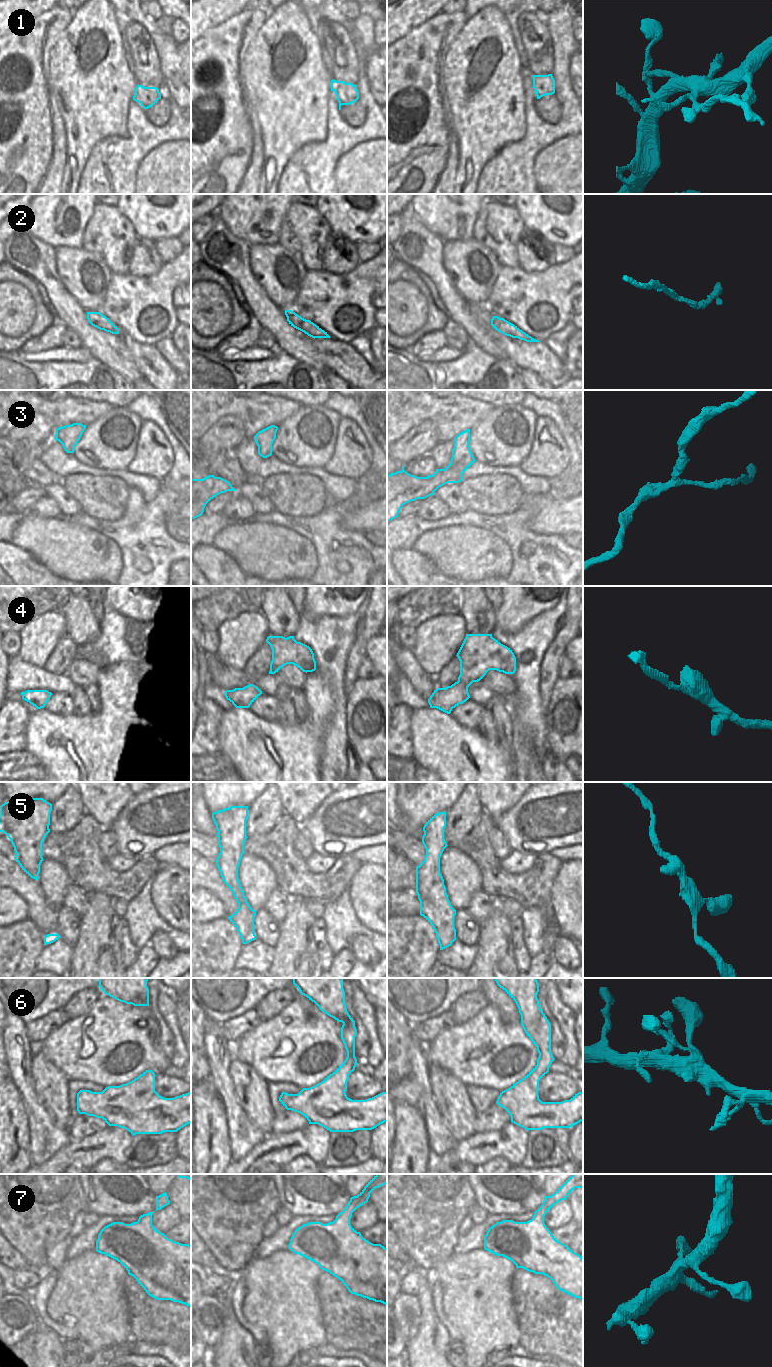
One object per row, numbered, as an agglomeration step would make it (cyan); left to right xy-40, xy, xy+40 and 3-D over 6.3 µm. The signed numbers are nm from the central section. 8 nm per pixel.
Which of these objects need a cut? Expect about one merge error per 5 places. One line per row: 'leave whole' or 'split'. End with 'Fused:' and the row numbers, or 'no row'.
1: split
2: leave whole
3: leave whole
4: leave whole
5: leave whole
6: leave whole
7: leave whole
Fused: 1

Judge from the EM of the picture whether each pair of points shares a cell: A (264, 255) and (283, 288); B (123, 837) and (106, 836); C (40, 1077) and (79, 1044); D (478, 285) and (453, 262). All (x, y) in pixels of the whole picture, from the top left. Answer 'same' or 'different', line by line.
A: same
B: different
C: different
D: same

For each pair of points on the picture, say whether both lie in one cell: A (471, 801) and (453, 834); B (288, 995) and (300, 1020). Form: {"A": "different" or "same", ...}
{"A": "same", "B": "different"}

